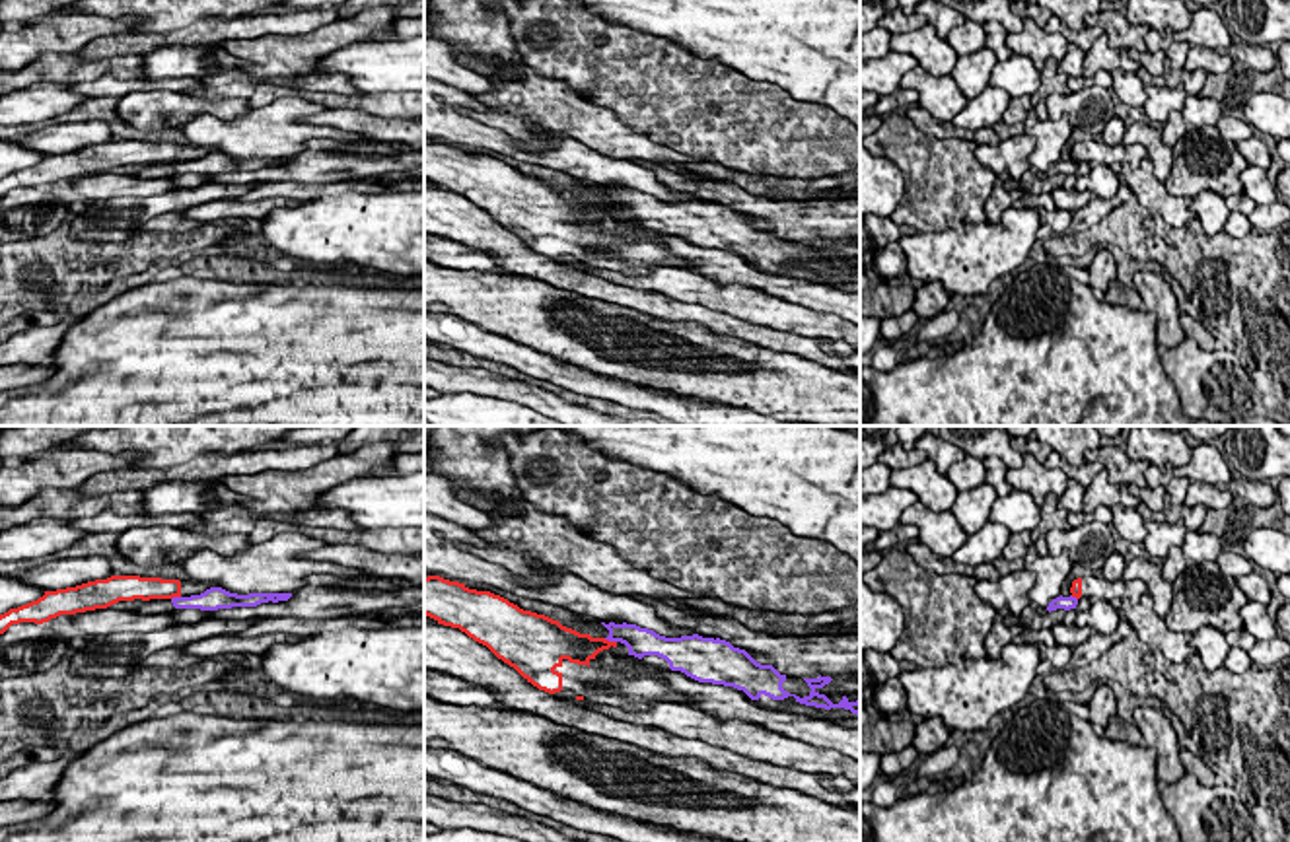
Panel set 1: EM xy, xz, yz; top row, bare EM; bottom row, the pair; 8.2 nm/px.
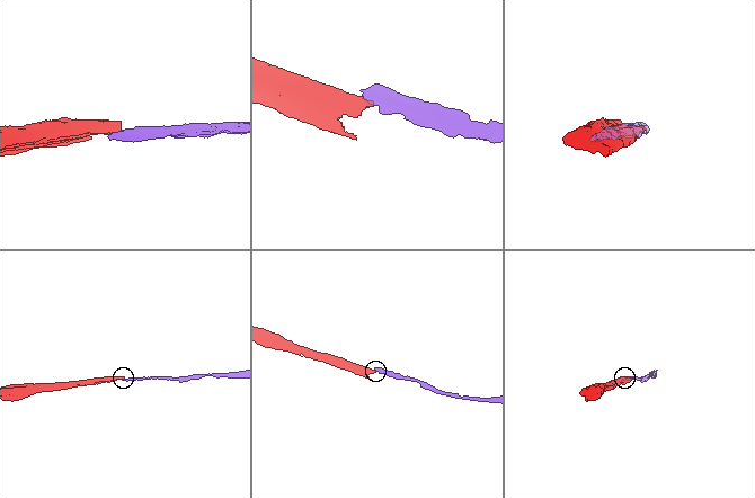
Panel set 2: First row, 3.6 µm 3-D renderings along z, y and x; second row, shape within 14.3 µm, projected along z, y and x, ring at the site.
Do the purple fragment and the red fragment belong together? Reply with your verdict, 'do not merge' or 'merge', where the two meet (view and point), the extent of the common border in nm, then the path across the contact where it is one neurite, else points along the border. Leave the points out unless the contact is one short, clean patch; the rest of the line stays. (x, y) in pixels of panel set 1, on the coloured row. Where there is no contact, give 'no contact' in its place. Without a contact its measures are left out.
do not merge; contact xz (609, 640); length 120 nm; border xz (604, 638), (615, 642)

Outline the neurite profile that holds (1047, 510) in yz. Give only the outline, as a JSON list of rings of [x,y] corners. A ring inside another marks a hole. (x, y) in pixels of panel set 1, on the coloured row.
[[[1047,494],[1045,504],[1041,506],[1041,521],[1035,529],[1031,529],[1031,541],[1035,543],[1039,537],[1045,537],[1051,529],[1070,531],[1070,523],[1064,519],[1057,519],[1055,513],[1058,509],[1058,502],[1055,494]]]

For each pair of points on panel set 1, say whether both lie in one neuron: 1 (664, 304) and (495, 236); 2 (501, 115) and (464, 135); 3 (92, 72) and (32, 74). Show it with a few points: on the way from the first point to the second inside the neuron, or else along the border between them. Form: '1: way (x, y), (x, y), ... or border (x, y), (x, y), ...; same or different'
1: way (621, 294), (537, 265); same
2: border (452, 107), (528, 140); different
3: way (76, 70), (47, 70); same

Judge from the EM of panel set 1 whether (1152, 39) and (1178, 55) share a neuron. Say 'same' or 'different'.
same

